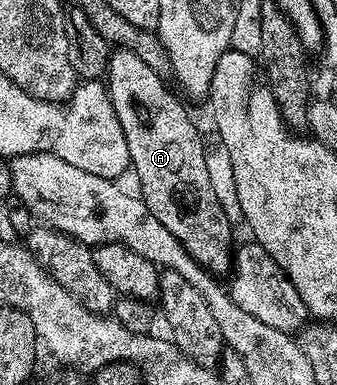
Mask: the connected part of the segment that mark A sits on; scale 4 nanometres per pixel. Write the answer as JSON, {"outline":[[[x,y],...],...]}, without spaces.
{"outline":[[[126,48],[111,51],[104,83],[110,93],[112,110],[116,110],[116,118],[120,118],[120,130],[124,130],[124,138],[128,142],[130,168],[138,175],[137,191],[142,201],[148,206],[148,210],[152,210],[152,214],[156,214],[156,219],[167,228],[168,234],[176,234],[184,250],[192,254],[198,265],[218,278],[225,277],[231,271],[236,251],[234,232],[230,229],[233,228],[232,221],[228,214],[224,214],[220,198],[216,198],[216,190],[212,190],[208,165],[204,162],[204,136],[198,133],[189,110],[166,89],[167,81],[158,76],[152,66],[136,58],[136,54]]]}

